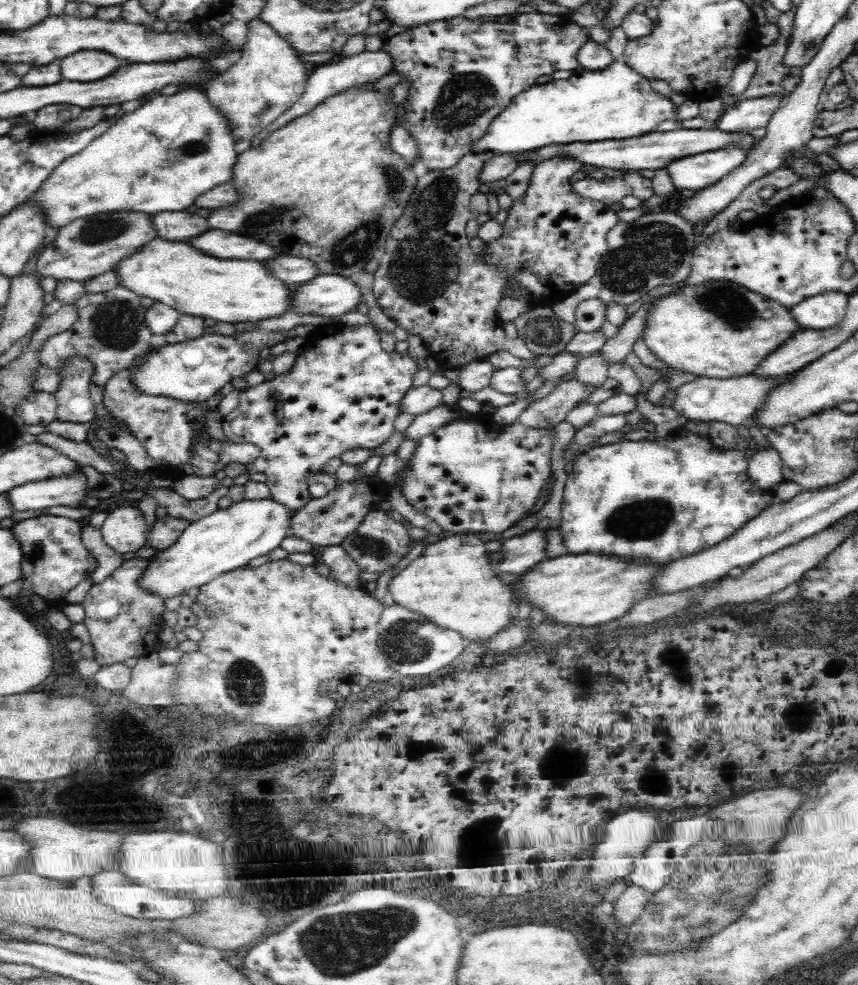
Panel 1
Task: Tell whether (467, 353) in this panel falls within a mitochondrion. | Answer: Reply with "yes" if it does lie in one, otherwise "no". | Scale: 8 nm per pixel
no

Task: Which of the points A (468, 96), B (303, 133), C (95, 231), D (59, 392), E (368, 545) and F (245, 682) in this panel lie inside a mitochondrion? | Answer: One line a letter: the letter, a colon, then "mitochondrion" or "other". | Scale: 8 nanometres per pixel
A: mitochondrion
B: other
C: mitochondrion
D: other
E: mitochondrion
F: mitochondrion

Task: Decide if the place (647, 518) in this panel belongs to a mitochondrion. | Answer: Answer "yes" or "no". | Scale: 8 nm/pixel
yes

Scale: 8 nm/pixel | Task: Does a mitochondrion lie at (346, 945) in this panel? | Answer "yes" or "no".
yes

